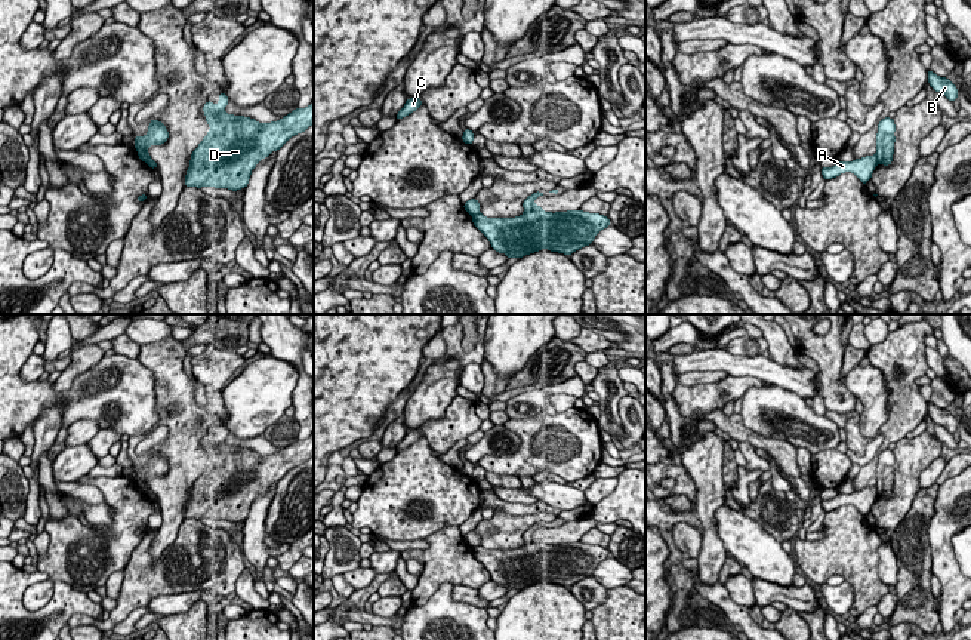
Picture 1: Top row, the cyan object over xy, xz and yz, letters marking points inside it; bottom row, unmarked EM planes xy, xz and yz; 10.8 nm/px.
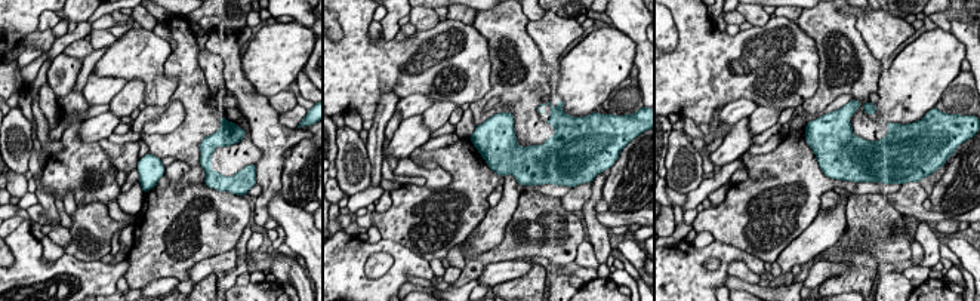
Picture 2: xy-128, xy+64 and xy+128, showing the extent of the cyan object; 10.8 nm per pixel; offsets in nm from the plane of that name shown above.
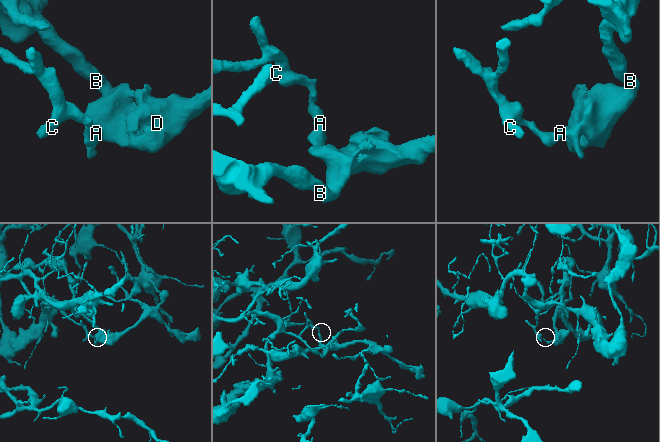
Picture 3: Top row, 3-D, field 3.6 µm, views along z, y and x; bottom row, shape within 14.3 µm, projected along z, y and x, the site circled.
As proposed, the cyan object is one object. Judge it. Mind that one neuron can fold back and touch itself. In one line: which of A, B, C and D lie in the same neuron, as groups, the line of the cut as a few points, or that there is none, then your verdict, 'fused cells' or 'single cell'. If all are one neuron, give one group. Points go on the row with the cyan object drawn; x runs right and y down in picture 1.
A C / B D; cut in yz along (875, 154), (878, 163); fused cells

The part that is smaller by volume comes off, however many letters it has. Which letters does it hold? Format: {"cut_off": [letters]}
{"cut_off": ["B", "D"]}

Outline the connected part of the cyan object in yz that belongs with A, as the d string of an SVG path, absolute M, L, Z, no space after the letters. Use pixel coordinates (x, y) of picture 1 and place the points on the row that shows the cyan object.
M876 154L854 159L853 161L838 161L832 167L822 167L822 176L827 181L839 176L841 173L851 172L866 185L870 181L876 164Z

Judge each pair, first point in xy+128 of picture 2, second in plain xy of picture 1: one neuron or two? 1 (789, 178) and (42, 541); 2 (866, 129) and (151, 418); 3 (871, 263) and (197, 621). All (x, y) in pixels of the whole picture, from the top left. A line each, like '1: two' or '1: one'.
1: two
2: two
3: one

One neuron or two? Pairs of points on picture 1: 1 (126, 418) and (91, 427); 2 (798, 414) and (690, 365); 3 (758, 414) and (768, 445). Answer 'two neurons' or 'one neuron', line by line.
1: two neurons
2: two neurons
3: two neurons

